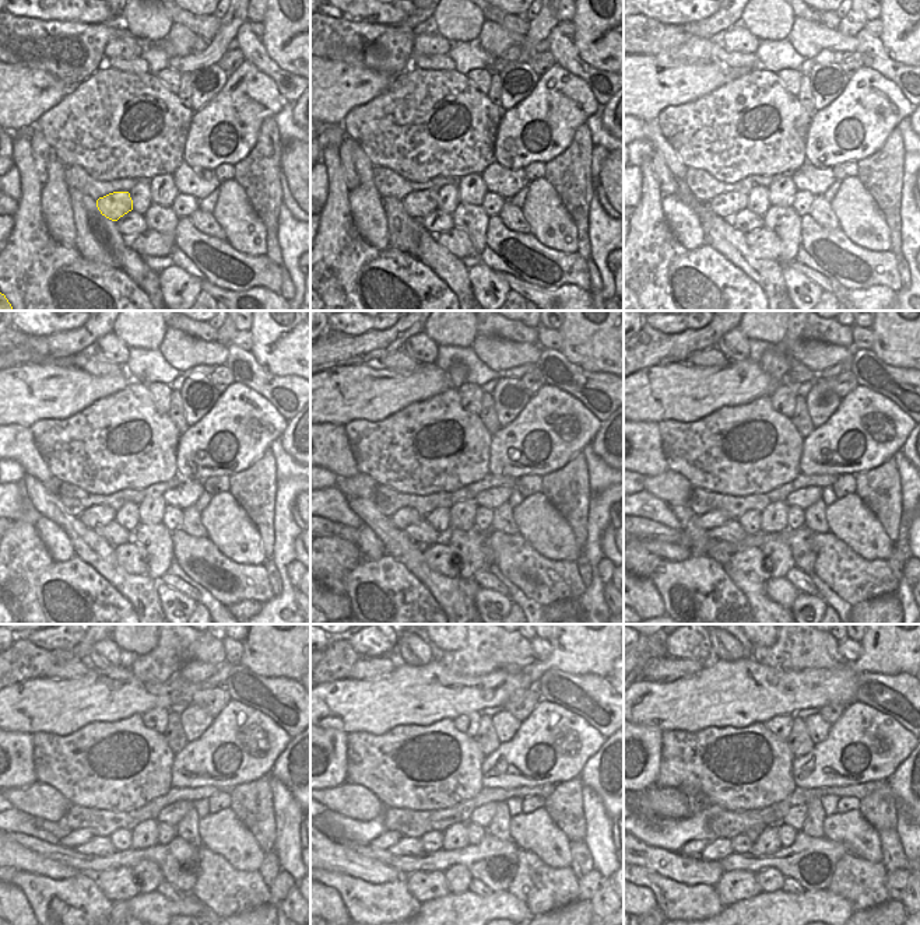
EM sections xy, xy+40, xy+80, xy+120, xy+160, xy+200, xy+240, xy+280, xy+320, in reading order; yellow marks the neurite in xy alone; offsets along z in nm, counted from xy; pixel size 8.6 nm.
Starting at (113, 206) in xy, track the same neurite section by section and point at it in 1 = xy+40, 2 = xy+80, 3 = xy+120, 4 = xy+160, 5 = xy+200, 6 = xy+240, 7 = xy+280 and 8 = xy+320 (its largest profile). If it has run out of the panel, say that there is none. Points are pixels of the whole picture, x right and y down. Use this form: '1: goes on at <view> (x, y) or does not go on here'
1: goes on at xy+40 (418, 205)
2: goes on at xy+80 (724, 205)
3: goes on at xy+120 (94, 517)
4: goes on at xy+160 (403, 518)
5: goes on at xy+200 (712, 519)
6: goes on at xy+240 (77, 837)
7: goes on at xy+280 (387, 838)
8: goes on at xy+320 (692, 848)

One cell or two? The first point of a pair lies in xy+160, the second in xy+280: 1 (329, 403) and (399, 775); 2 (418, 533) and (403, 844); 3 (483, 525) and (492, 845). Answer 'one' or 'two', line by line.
1: two
2: one
3: two

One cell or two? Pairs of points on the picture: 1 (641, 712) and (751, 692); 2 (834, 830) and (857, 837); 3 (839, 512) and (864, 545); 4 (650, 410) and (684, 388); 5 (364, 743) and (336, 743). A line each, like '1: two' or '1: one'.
1: one
2: one
3: one
4: one
5: two

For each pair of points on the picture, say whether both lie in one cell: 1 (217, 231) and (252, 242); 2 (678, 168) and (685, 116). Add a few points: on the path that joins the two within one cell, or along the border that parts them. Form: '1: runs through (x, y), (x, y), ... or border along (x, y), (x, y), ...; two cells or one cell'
1: border along (211, 214), (225, 238); two cells
2: border along (660, 130), (687, 167); two cells

